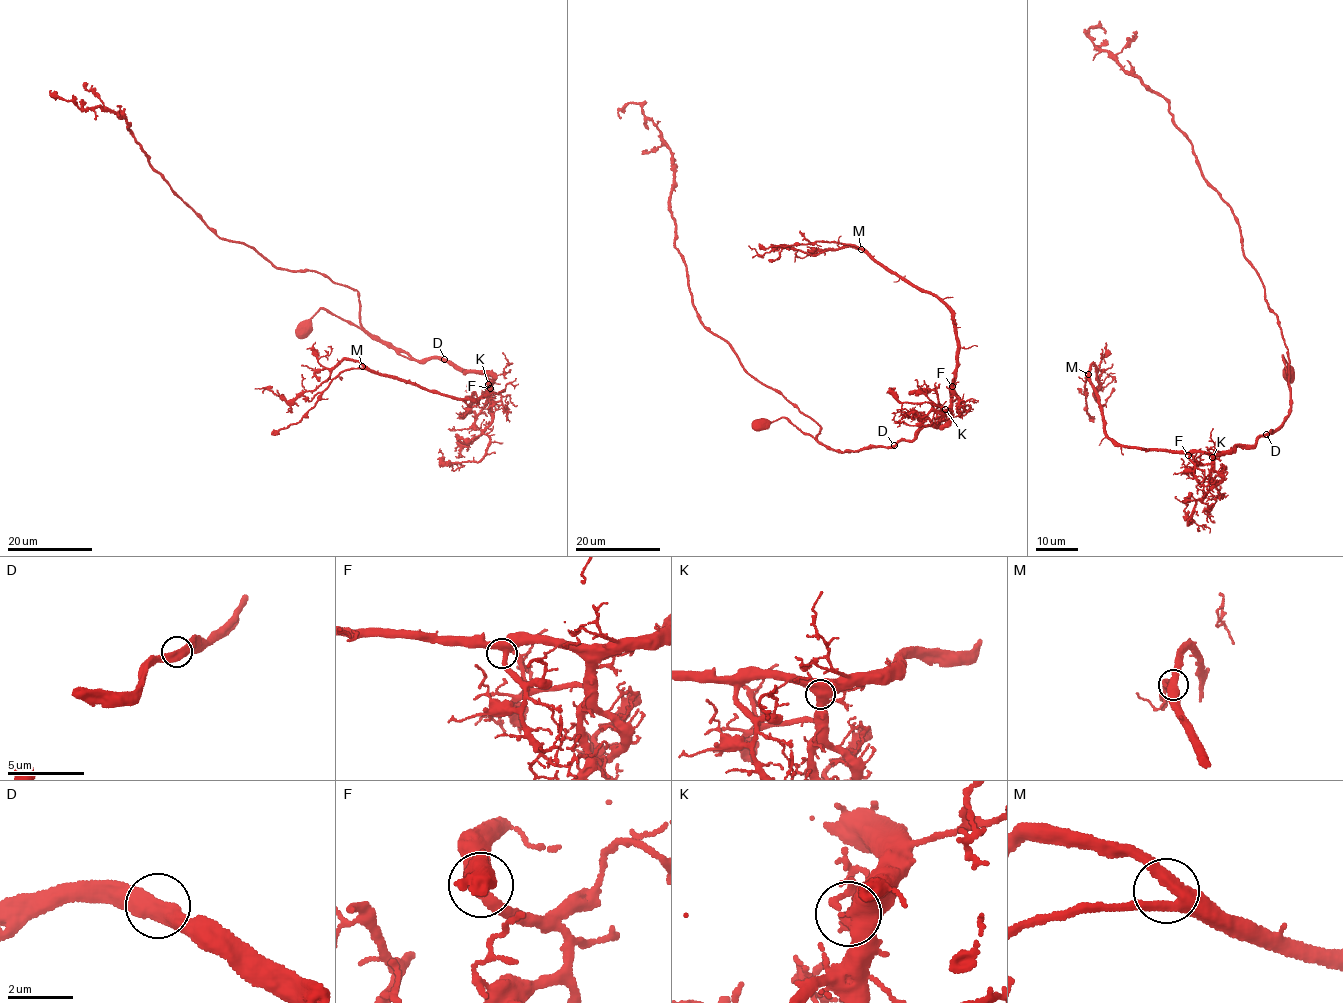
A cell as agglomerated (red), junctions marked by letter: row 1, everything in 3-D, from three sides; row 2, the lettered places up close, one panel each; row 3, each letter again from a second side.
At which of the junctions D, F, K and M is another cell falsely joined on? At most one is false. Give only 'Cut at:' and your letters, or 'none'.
Cut at: none

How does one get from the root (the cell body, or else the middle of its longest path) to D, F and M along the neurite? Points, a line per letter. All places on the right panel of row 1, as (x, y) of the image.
D: (1288, 374), (1285, 368), (1288, 364), (1283, 356), (1288, 375), (1290, 405), (1282, 423), (1266, 434)
F: (1288, 374), (1283, 356), (1290, 403), (1288, 415), (1274, 431), (1261, 435), (1254, 445), (1188, 455)
M: (1288, 374), (1283, 356), (1291, 399), (1282, 423), (1254, 445), (1219, 453), (1117, 446), (1106, 432), (1088, 374)

